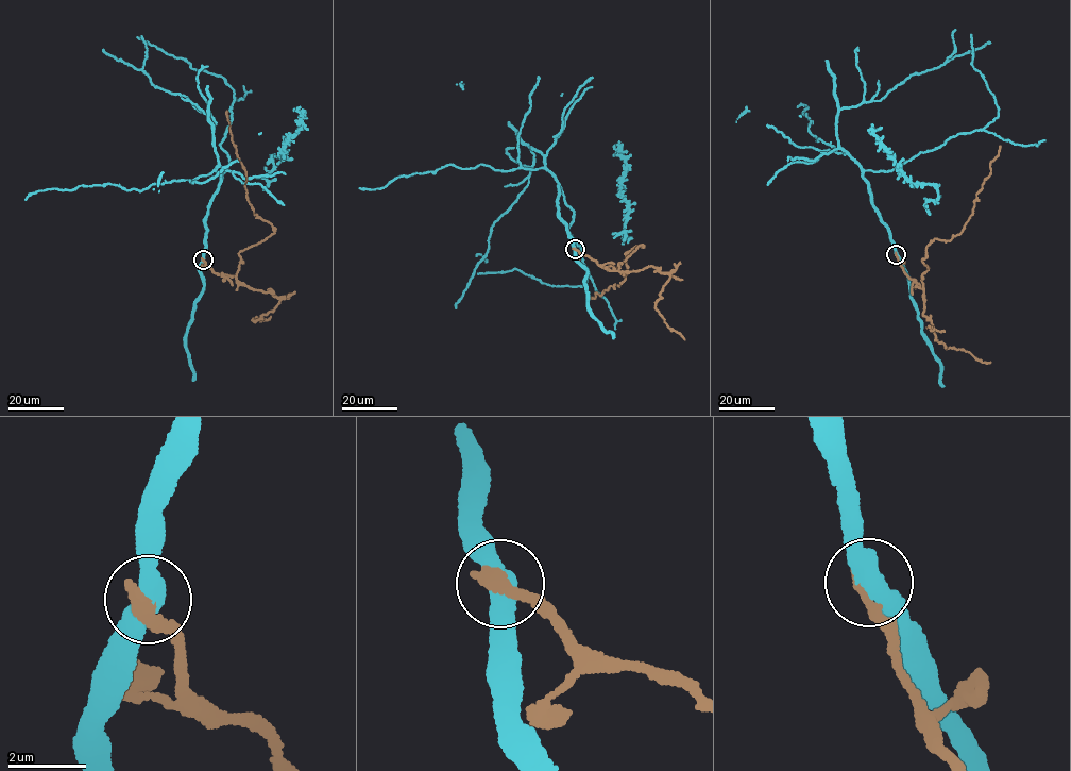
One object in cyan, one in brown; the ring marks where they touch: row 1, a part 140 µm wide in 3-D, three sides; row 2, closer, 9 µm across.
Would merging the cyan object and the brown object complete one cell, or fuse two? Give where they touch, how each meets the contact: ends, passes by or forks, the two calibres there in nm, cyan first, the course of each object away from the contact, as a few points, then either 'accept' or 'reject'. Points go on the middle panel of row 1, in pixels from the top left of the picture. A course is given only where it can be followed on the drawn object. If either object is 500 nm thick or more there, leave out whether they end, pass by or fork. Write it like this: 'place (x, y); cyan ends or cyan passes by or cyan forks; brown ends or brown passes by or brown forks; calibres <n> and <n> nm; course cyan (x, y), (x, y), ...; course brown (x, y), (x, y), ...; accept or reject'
place (575, 249); calibres 500 and 400 nm; course cyan (575, 249), (558, 185), (574, 211), (567, 232), (587, 281), (477, 273); course brown (575, 249), (618, 271), (618, 263), (617, 267), (643, 246), (626, 255), (628, 271), (618, 286), (592, 297); reject

